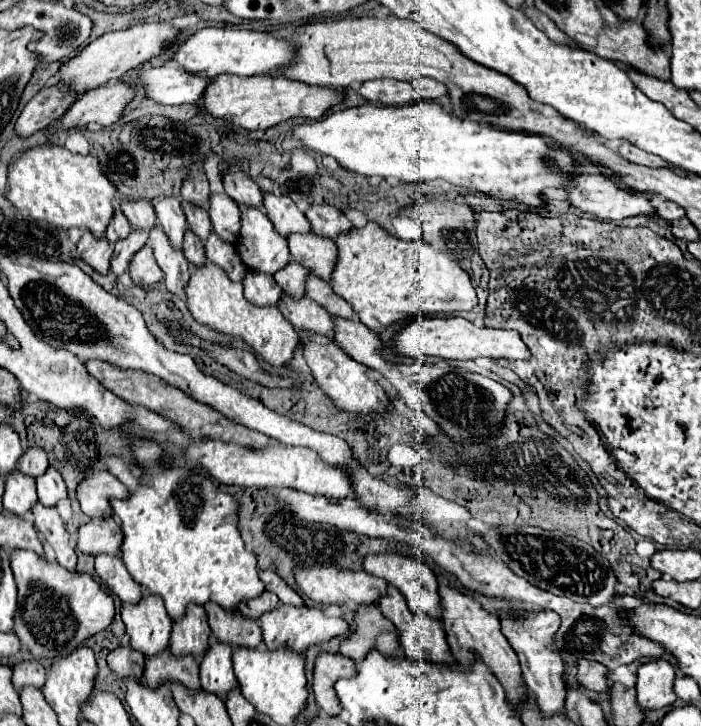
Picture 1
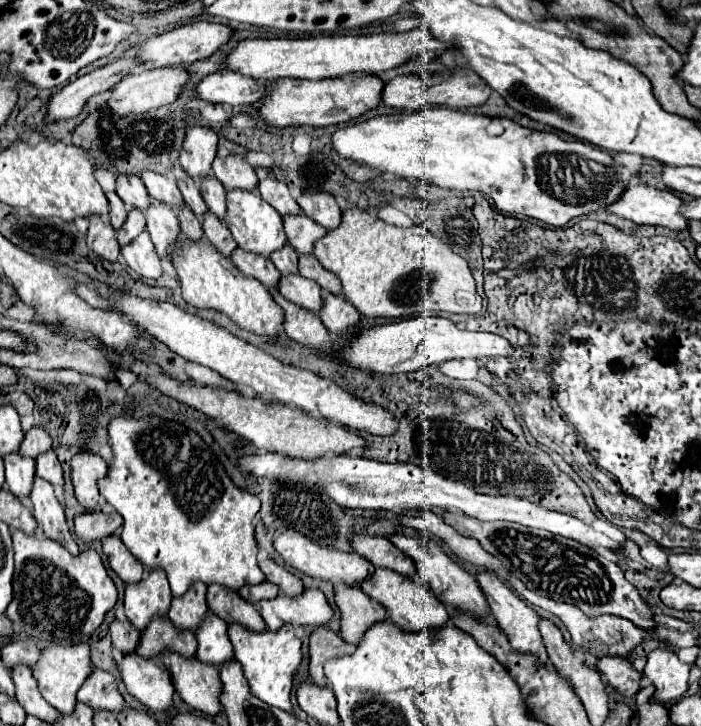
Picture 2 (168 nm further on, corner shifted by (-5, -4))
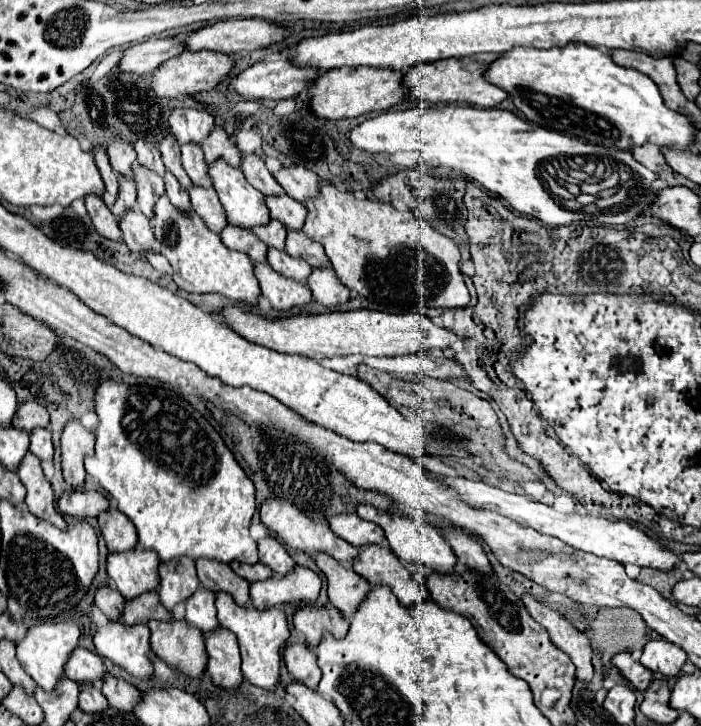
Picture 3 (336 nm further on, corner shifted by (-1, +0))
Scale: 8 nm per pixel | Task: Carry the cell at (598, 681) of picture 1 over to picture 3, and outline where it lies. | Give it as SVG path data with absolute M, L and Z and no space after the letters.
M621 652L621 654L615 654L611 658L611 664L619 668L621 676L633 684L637 690L645 690L653 678L653 672L651 670L645 670L645 666L641 666L637 660L631 658L631 654L627 652Z

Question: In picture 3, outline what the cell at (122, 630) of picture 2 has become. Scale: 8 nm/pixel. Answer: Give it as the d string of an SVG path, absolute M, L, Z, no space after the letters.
M107 586L99 588L95 594L95 604L111 622L121 622L125 598L121 598L121 594L117 594L117 590L107 588Z

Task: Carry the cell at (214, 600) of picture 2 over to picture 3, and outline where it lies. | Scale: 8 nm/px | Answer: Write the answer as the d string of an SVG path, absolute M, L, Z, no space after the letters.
M201 558L201 562L197 564L197 576L199 582L211 590L211 592L227 592L229 596L233 596L233 600L239 606L247 606L249 604L249 584L243 578L237 578L233 574L233 570L221 562L209 562L205 558Z

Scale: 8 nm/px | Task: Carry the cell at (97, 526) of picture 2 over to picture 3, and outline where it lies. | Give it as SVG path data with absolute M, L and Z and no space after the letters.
M71 490L65 492L59 500L57 506L63 514L73 516L77 520L85 520L85 518L97 518L101 512L109 510L109 500L105 496L101 496L99 492L93 490Z

